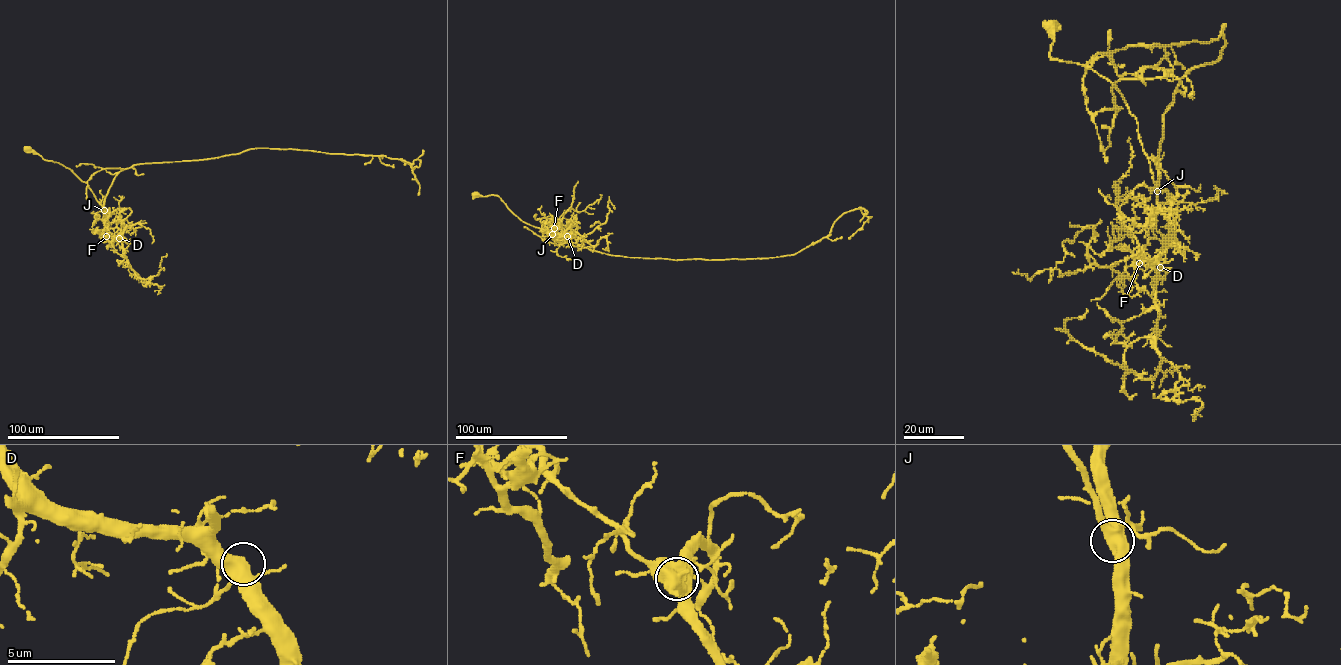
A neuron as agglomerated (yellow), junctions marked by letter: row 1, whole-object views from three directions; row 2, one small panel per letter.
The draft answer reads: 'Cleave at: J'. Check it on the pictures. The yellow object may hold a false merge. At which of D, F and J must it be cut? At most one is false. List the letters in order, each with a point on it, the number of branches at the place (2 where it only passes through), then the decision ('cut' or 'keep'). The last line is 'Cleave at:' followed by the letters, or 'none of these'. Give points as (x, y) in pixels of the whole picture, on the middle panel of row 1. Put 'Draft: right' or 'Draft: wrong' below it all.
D: at (567, 236); 4 branches meet; keep
F: at (554, 228); 4 branches meet; keep
J: at (552, 234); 4 branches meet; keep
Cleave at: none of these
Draft: wrong

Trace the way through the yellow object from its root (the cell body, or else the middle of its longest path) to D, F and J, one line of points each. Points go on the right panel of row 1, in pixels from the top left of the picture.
D: (1049, 24), (1050, 58), (1107, 79), (1138, 123), (1157, 206), (1169, 223), (1160, 267)
F: (1049, 24), (1050, 58), (1107, 79), (1138, 123), (1157, 206), (1169, 223), (1166, 246), (1139, 263)
J: (1049, 24), (1054, 34), (1051, 59), (1083, 65), (1120, 92), (1138, 123), (1138, 138), (1156, 191)

